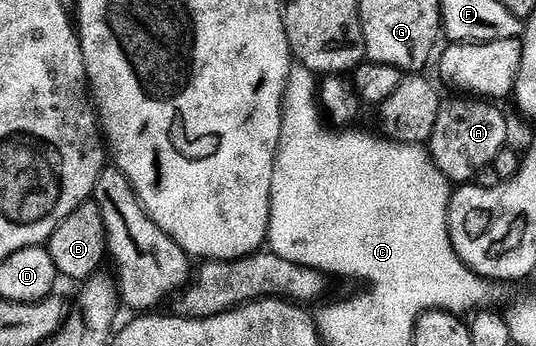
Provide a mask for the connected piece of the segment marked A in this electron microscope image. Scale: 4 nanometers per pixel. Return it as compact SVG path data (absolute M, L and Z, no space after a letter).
M452 96L449 100L441 101L438 112L438 124L434 124L430 154L439 171L452 184L468 184L495 163L498 152L502 152L508 145L508 118L499 110L499 105L488 100L481 100L476 96Z

